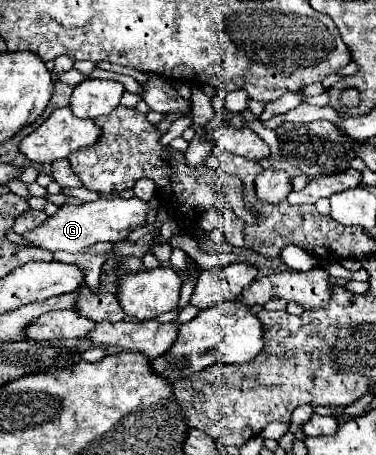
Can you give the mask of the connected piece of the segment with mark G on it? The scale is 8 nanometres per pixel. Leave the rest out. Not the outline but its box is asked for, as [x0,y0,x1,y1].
[23,197,149,253]

